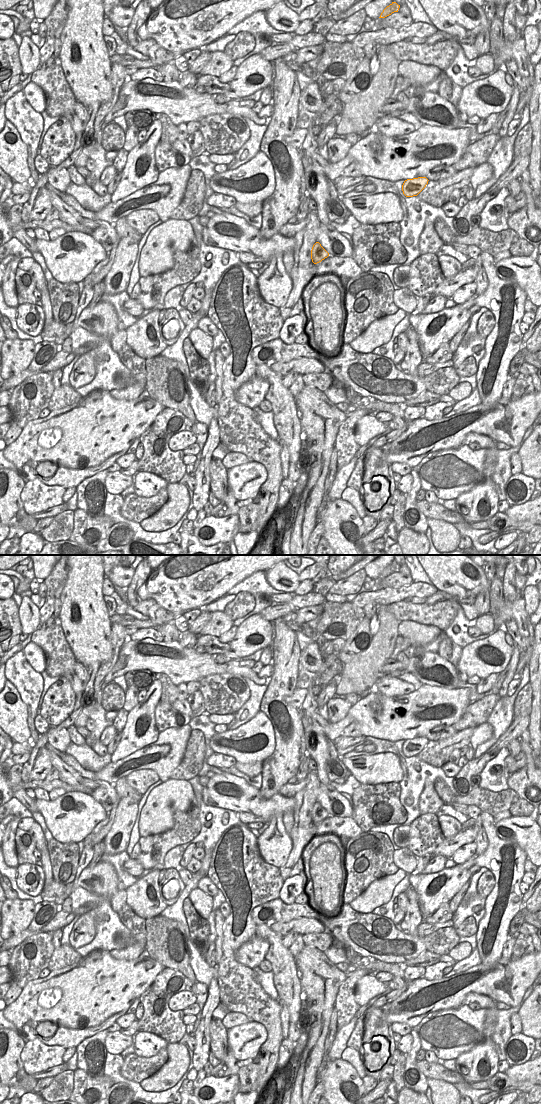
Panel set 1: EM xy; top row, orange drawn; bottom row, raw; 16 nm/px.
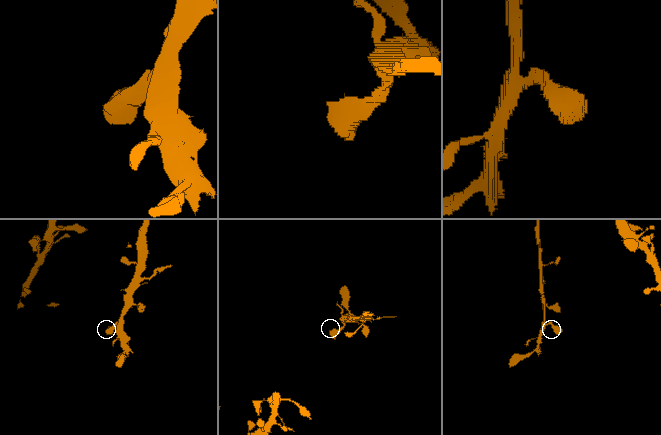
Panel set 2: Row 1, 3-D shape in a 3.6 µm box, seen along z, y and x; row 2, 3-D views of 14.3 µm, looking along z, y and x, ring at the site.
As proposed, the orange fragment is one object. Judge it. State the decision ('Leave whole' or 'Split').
Leave whole

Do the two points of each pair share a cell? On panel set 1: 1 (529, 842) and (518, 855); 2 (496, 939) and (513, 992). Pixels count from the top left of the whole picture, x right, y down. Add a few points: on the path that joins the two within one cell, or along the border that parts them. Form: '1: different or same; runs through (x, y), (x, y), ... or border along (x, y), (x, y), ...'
1: different; border along (501, 839), (514, 841), (528, 858)
2: different; border along (501, 956), (492, 964), (481, 963)

